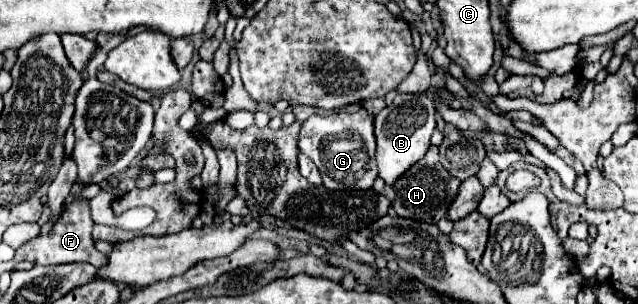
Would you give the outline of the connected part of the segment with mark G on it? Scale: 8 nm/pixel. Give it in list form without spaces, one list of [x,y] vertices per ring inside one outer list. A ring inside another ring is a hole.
[[[365,108],[355,114],[335,110],[327,116],[307,118],[301,126],[299,150],[315,162],[327,190],[367,190],[377,178],[373,114]]]

